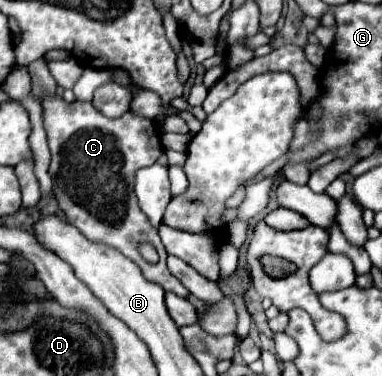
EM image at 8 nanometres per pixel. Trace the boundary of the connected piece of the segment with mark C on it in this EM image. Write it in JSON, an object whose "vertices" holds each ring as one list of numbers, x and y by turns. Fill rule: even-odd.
{"vertices":[[47,94,43,96,43,126,47,132,47,140,49,140,49,150,51,150,51,164,49,164,49,174,53,178,53,190,55,190,55,200,59,202,61,212,65,214,67,222,71,226,75,226,83,236,87,236,91,242,97,244,105,244,111,248,117,248,121,254,125,254,127,258,131,258,133,262,137,262,137,266,143,270,143,276,151,282,157,282,163,290,173,292,177,296,187,296,189,292,183,288,183,284,169,274,167,270,167,252,159,240,157,228,151,226,149,218,139,210,137,206,137,198,135,198,135,172,139,168,151,166,155,164,161,154,163,154,163,146,161,146,161,132,157,132,155,120,139,116,131,110,127,110,121,118,109,118,99,114,99,110,93,106,93,102,57,102,57,98,49,98],[137,242,151,242,157,252,159,252,159,262,157,264,147,264,141,254,137,252]]}

